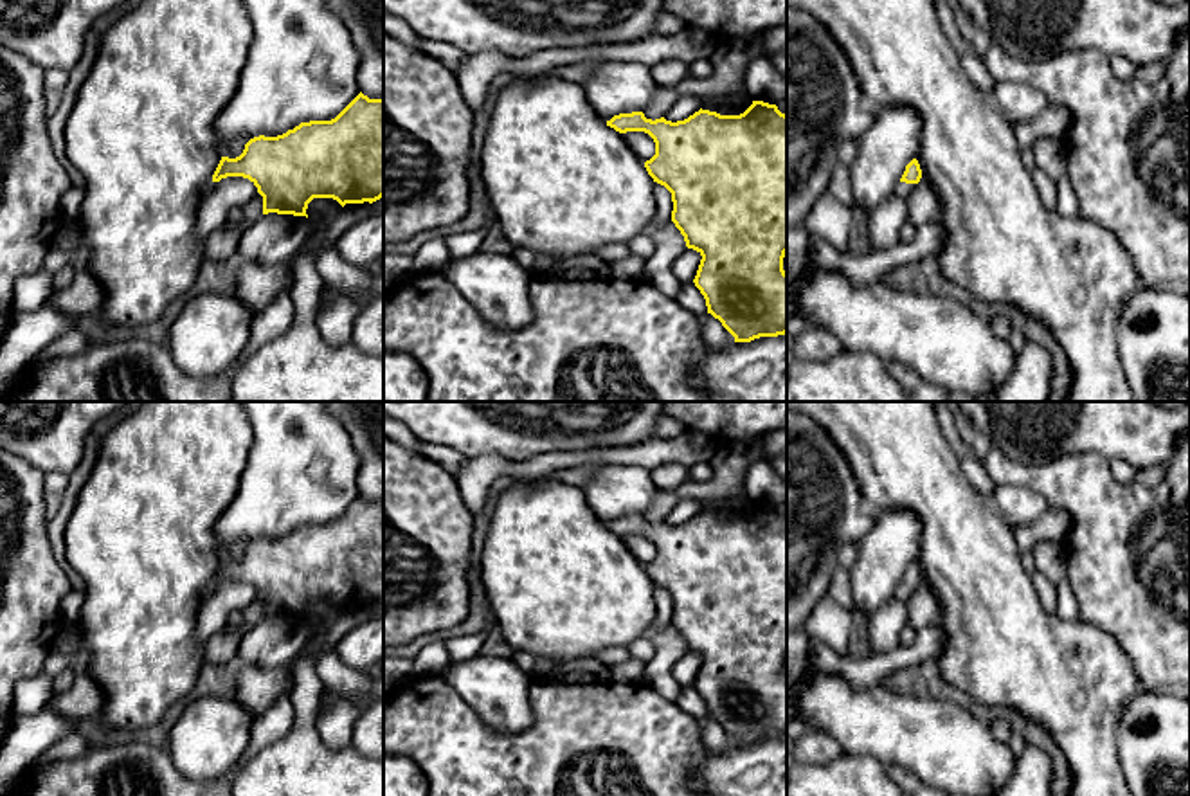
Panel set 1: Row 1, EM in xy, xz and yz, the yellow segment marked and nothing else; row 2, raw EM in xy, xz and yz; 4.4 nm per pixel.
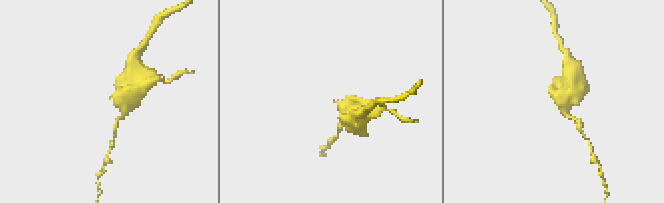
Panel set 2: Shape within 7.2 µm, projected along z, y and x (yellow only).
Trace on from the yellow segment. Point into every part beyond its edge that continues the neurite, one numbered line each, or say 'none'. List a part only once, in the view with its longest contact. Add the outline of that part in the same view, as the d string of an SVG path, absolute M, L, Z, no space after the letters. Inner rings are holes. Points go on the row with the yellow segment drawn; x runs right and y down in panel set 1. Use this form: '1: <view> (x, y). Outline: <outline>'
1: yz (902, 189). Outline: M898 182L898 185L895 187L895 194L898 198L907 200L909 194L915 191L916 184L906 184L906 182Z

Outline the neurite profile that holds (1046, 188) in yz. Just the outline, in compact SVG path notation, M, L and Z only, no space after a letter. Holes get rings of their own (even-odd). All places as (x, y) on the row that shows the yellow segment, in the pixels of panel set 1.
M1039 167L1032 171L1032 178L1046 209L1057 209L1057 182L1048 178Z

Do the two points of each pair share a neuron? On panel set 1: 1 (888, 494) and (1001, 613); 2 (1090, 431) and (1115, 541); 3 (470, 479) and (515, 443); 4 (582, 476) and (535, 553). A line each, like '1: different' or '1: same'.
1: same
2: different
3: different
4: different

